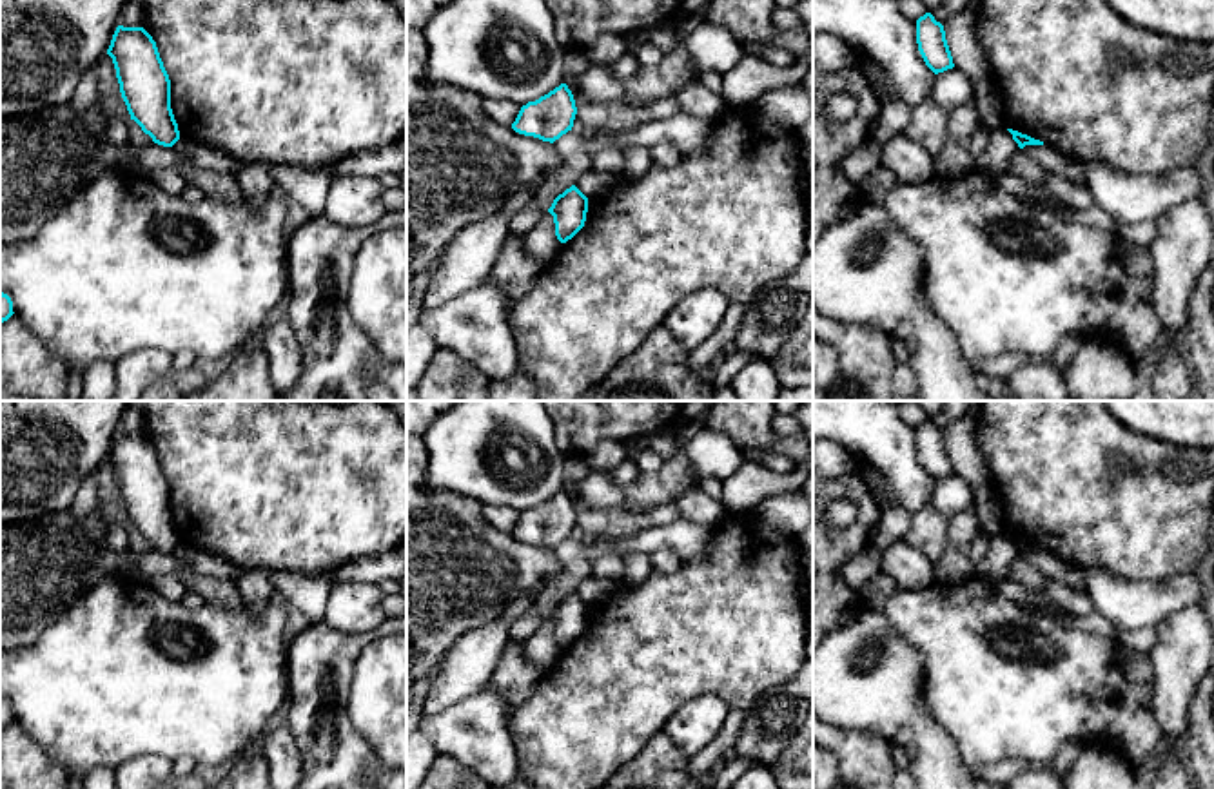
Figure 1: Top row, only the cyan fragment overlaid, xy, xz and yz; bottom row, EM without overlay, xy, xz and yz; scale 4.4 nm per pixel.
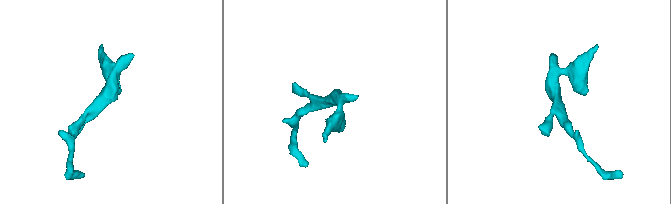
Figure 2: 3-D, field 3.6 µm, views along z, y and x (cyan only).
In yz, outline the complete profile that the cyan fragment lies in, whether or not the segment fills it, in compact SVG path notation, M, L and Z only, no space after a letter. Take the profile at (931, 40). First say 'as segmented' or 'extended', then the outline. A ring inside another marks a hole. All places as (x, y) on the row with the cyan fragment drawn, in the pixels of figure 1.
as segmented | M931 13L916 20L916 44L925 65L935 74L955 67L944 25Z

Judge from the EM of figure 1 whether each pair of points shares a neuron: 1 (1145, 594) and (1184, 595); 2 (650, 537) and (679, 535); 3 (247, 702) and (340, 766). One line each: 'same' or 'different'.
1: same
2: same
3: different

